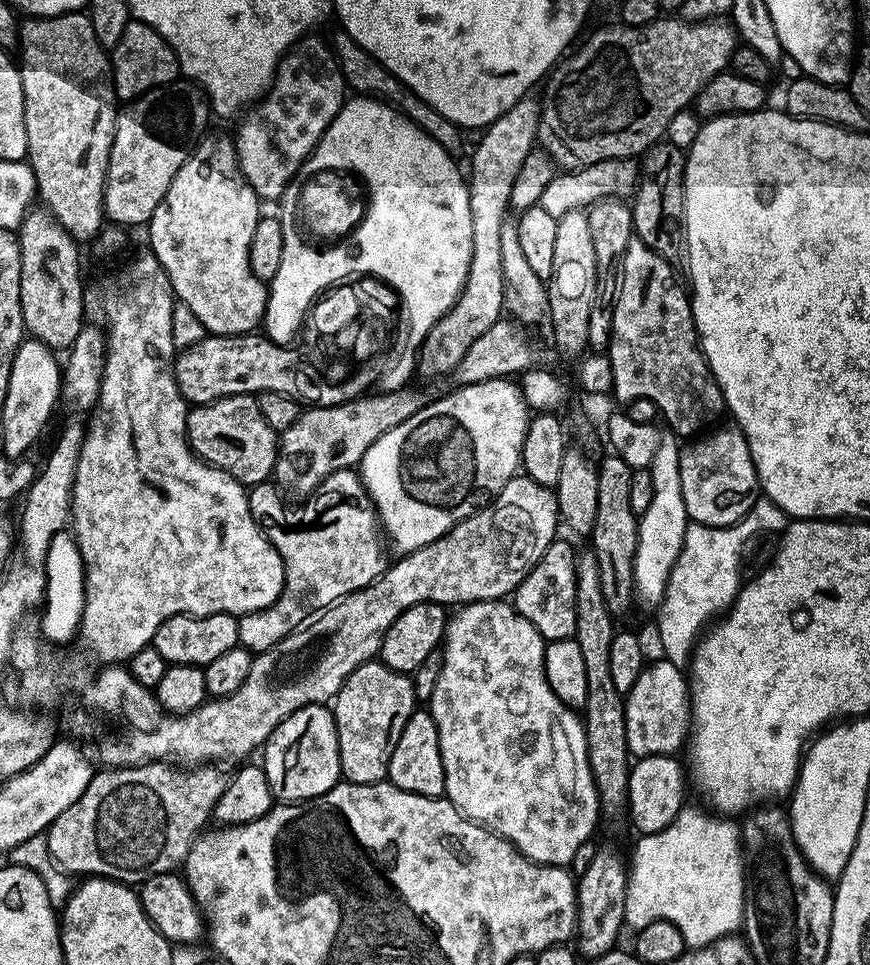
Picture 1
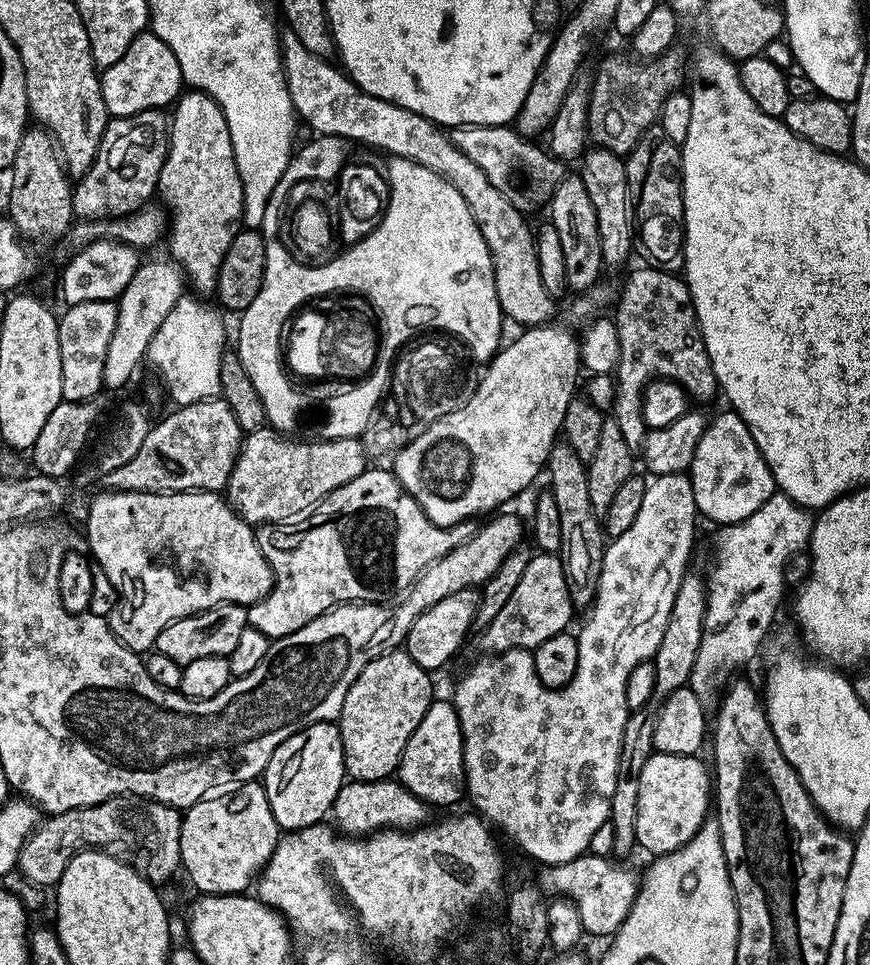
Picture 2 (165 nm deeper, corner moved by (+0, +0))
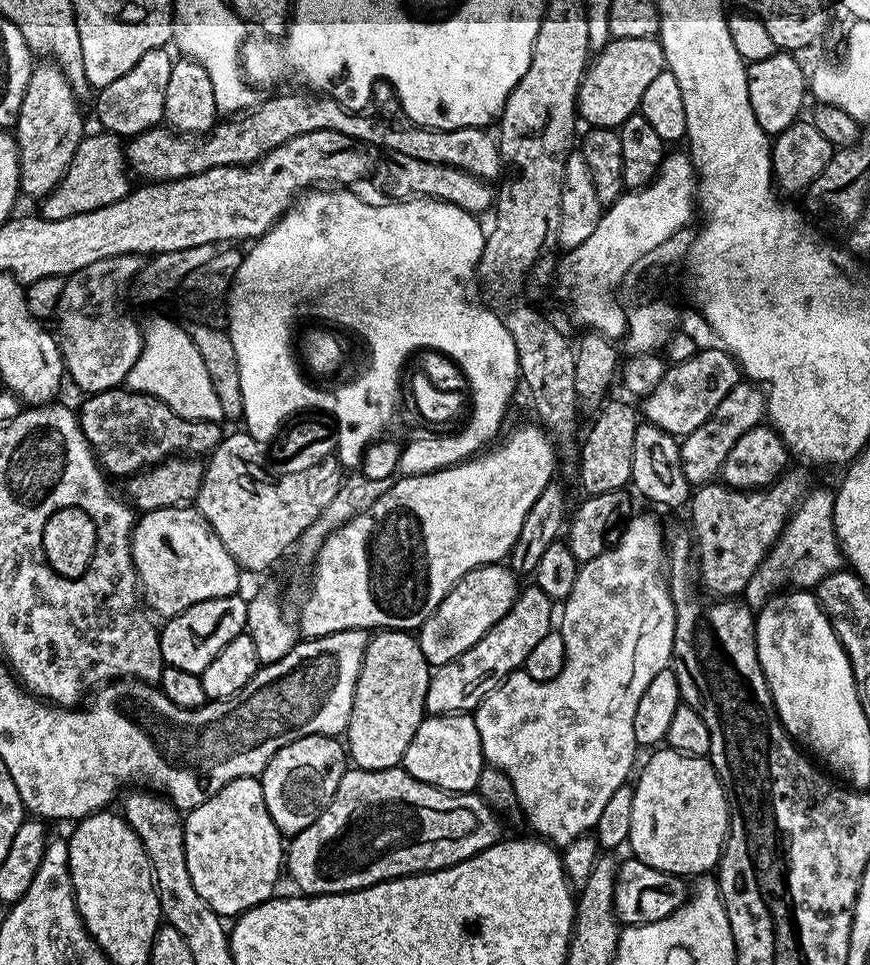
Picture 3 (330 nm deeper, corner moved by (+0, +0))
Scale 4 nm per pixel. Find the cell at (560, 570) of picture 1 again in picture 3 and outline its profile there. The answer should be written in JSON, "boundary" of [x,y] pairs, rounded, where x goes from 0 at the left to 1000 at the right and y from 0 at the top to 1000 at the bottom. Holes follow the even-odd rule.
{"boundary":[[[615,607],[599,612],[594,617],[591,628],[536,678],[526,678],[522,686],[513,686],[500,693],[494,703],[494,711],[490,715],[489,739],[493,742],[517,742],[521,740],[543,740],[547,733],[556,726],[563,715],[571,713],[582,702],[591,695],[601,693],[605,678],[614,674],[614,669],[630,655],[636,654],[634,630],[637,623]]]}

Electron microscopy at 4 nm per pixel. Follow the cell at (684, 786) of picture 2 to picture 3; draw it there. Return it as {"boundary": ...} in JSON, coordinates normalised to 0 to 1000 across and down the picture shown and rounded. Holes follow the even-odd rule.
{"boundary":[[[762,778],[752,780],[746,785],[745,793],[737,798],[736,805],[734,800],[730,805],[729,839],[724,847],[721,878],[726,879],[725,886],[743,893],[743,897],[752,897],[756,902],[769,904],[771,908],[803,910],[817,905],[826,896],[832,875],[837,872],[837,822],[810,784],[785,783],[782,779]]]}

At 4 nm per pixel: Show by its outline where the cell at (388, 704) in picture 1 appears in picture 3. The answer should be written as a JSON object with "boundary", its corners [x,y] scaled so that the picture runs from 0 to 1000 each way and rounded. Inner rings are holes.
{"boundary":[[[437,653],[424,662],[409,704],[407,727],[398,760],[398,779],[408,795],[416,798],[444,798],[463,793],[467,773],[471,773],[490,741],[490,715],[494,711],[497,697],[498,693],[485,678],[482,662],[472,654]]]}

